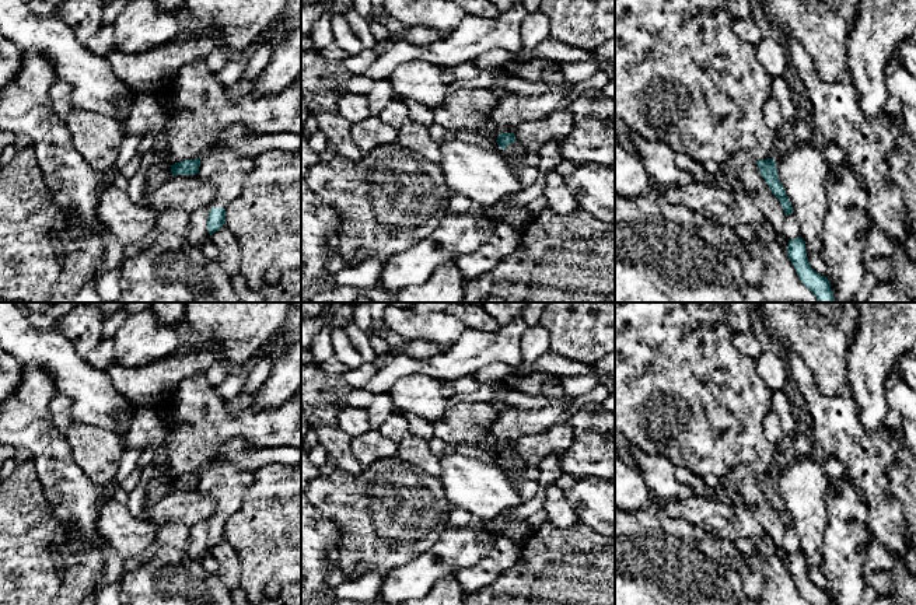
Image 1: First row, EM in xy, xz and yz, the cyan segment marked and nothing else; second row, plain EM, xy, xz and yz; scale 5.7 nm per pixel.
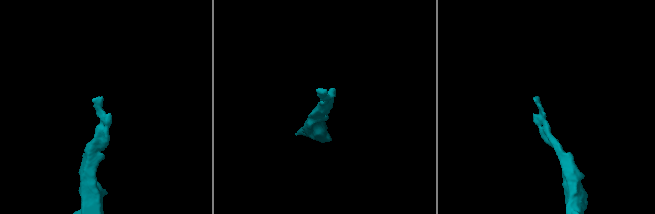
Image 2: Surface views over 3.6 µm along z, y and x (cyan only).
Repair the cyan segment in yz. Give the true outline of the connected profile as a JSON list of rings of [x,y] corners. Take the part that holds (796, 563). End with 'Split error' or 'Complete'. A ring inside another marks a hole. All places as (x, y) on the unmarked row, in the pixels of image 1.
[[[801,550],[789,555],[787,570],[791,574],[798,592],[810,605],[832,605],[829,594],[811,581],[807,573],[805,556]]]. Complete

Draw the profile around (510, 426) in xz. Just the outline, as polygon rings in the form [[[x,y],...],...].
[[[571,403],[543,409],[510,409],[499,413],[489,436],[497,441],[514,444],[524,436],[546,430],[571,412]]]

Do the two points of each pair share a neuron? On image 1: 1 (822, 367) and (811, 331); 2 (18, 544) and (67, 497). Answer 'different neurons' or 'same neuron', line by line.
1: same neuron
2: different neurons

